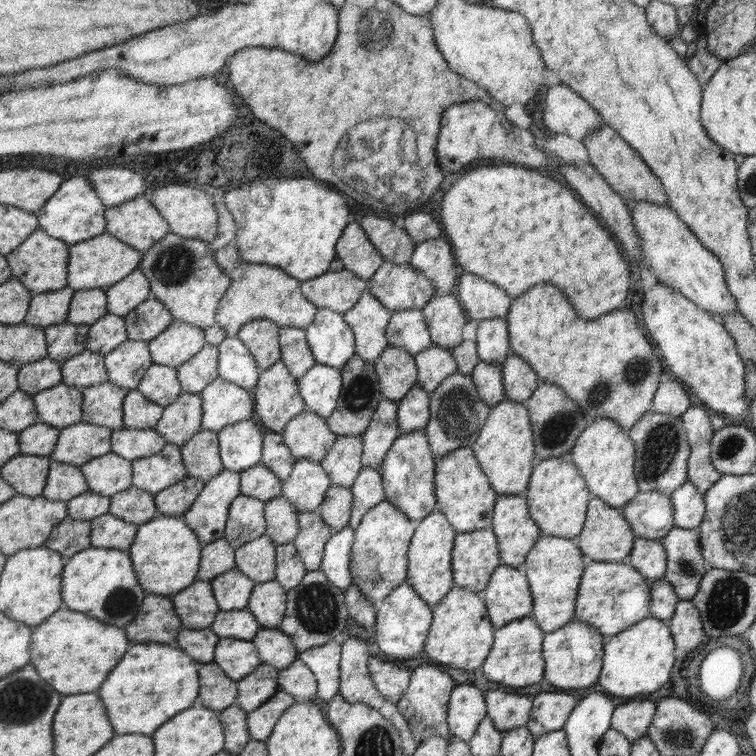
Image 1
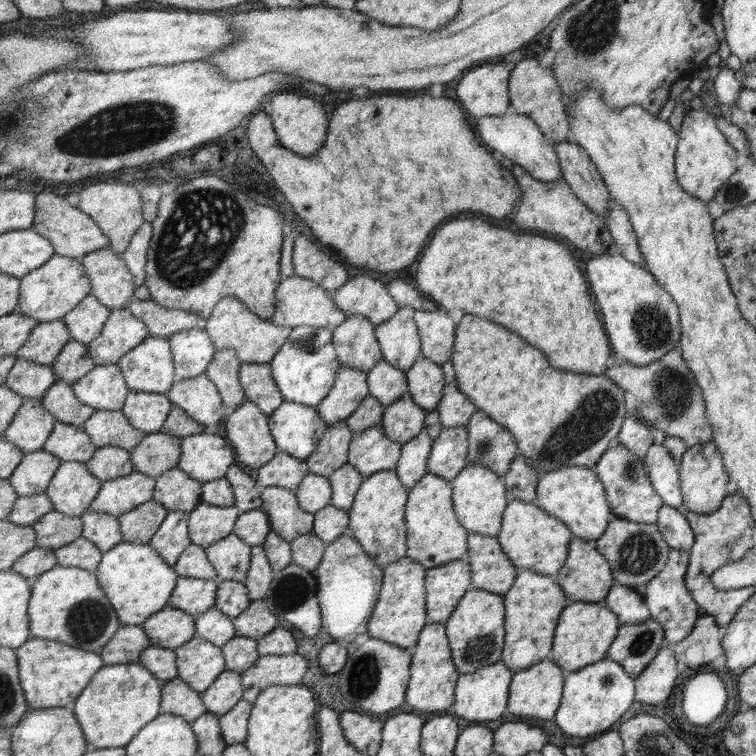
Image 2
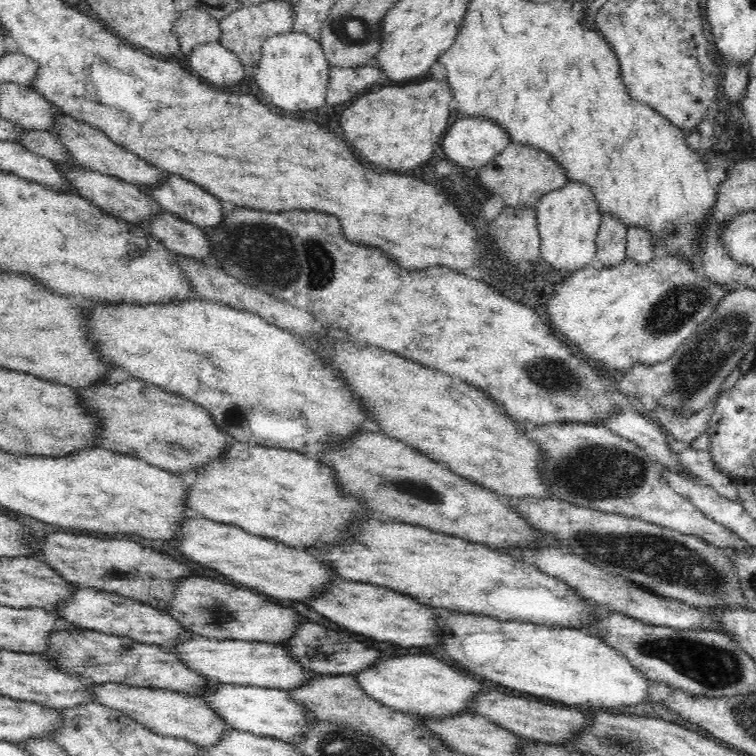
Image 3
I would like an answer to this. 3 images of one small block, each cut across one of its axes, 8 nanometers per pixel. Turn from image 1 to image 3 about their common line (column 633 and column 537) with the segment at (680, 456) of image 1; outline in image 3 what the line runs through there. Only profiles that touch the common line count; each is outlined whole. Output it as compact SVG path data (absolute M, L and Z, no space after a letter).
M552 421L551 423L517 423L526 439L538 445L539 470L542 486L549 496L568 501L576 506L599 510L605 513L616 513L628 518L638 518L644 522L676 530L701 538L716 547L734 547L734 549L752 549L735 534L726 530L721 524L706 518L690 501L676 494L661 478L661 464L648 458L646 451L636 444L621 438L605 426L583 423L580 421Z

